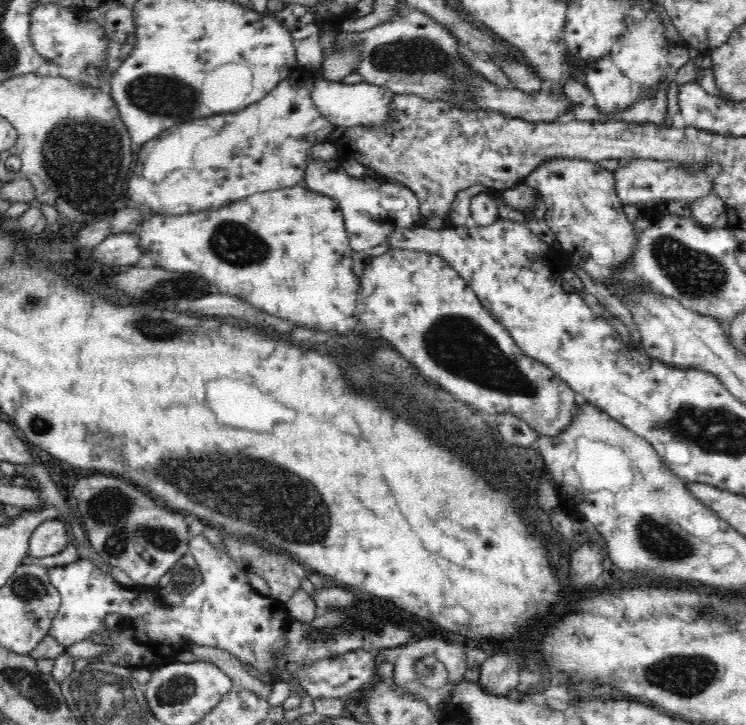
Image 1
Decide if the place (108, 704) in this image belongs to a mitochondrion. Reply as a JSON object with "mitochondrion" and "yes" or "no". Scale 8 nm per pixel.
{"mitochondrion":"yes"}

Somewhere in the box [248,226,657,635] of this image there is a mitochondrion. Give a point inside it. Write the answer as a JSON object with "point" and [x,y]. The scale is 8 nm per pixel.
{"point":[456,344]}

